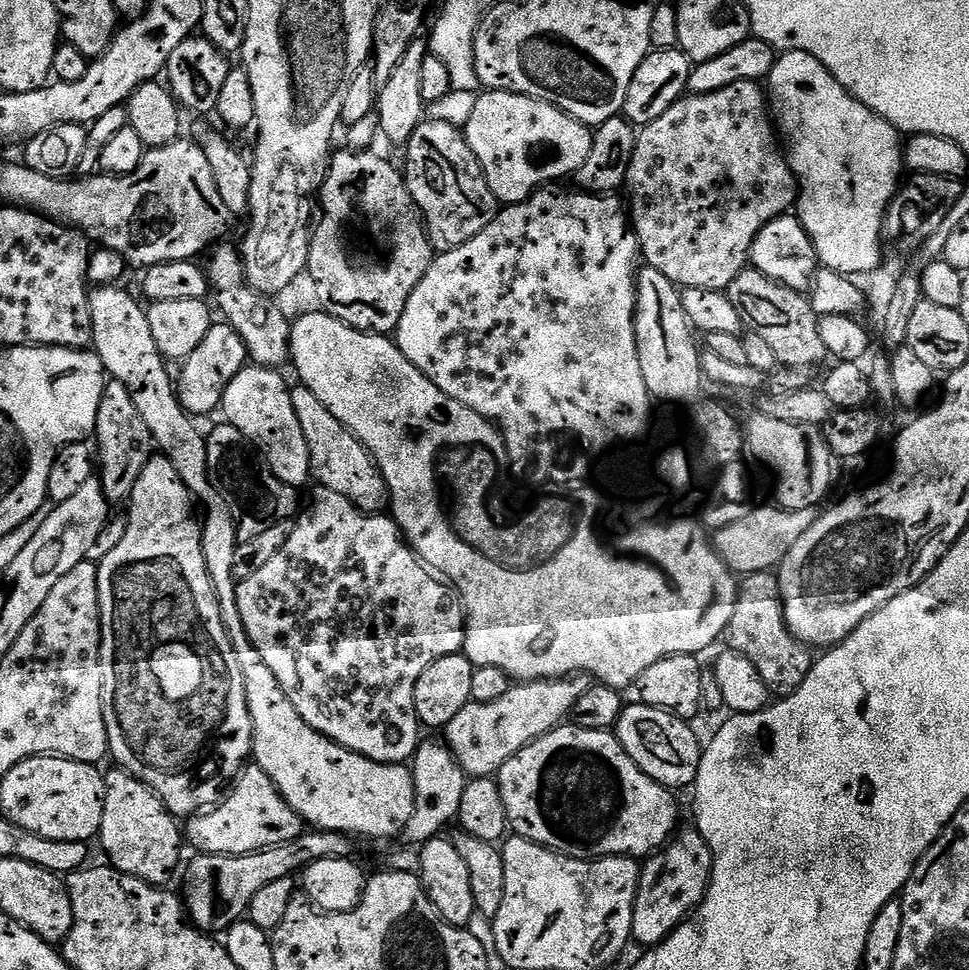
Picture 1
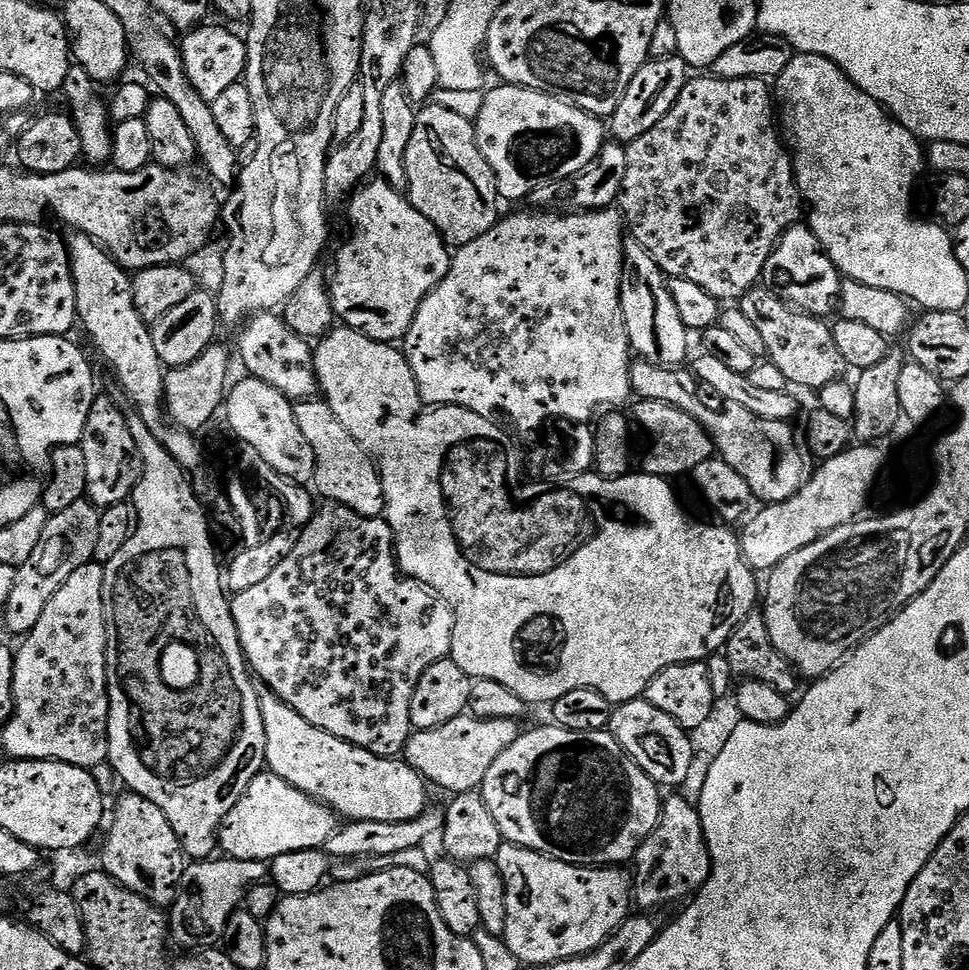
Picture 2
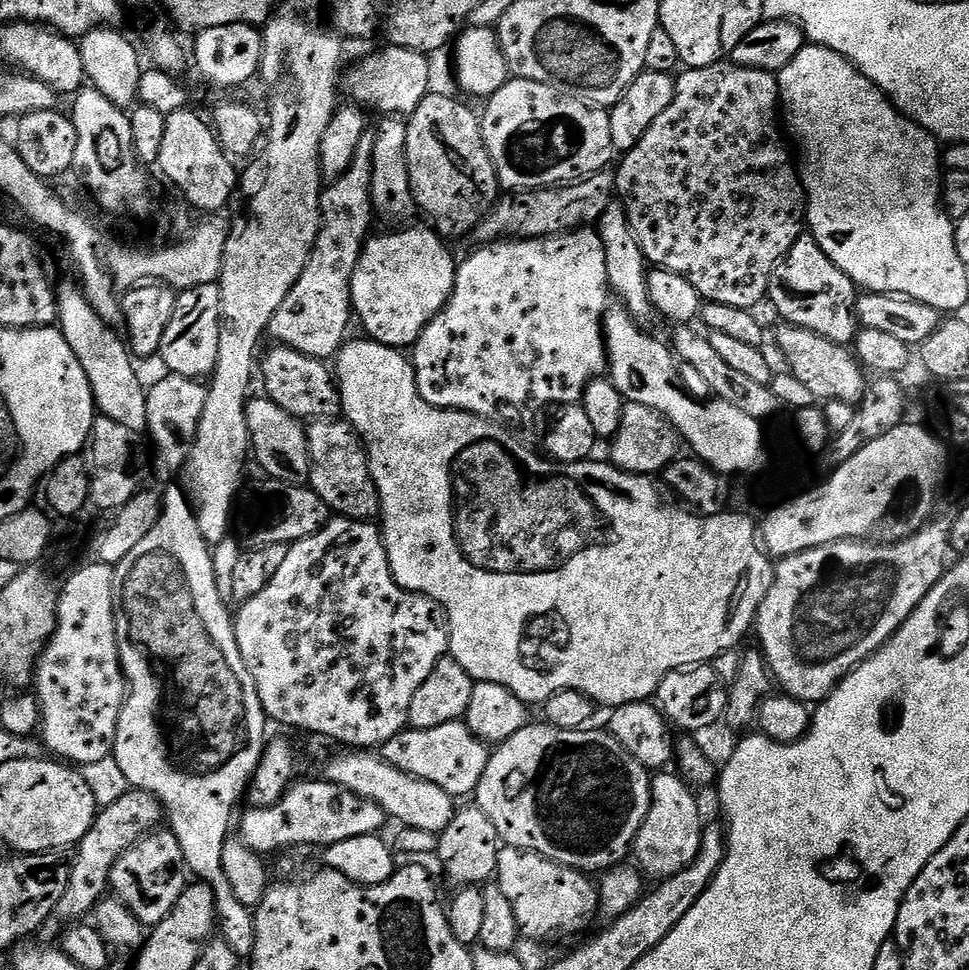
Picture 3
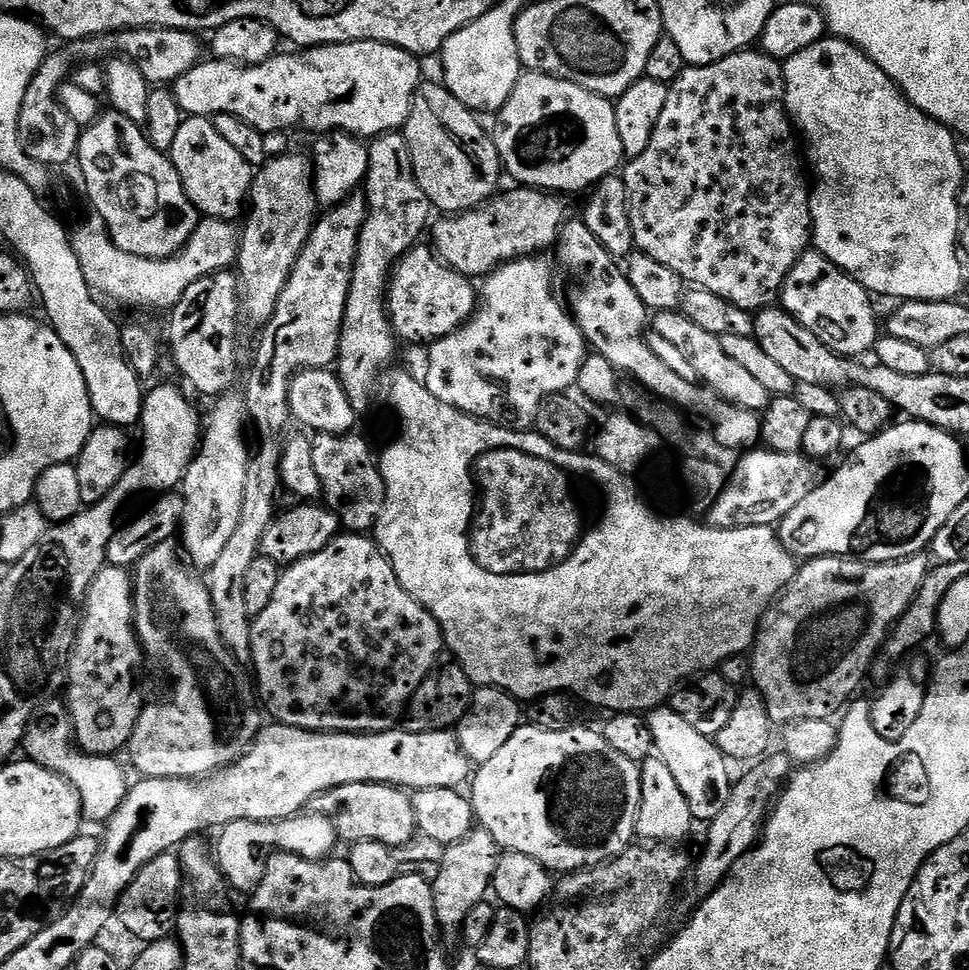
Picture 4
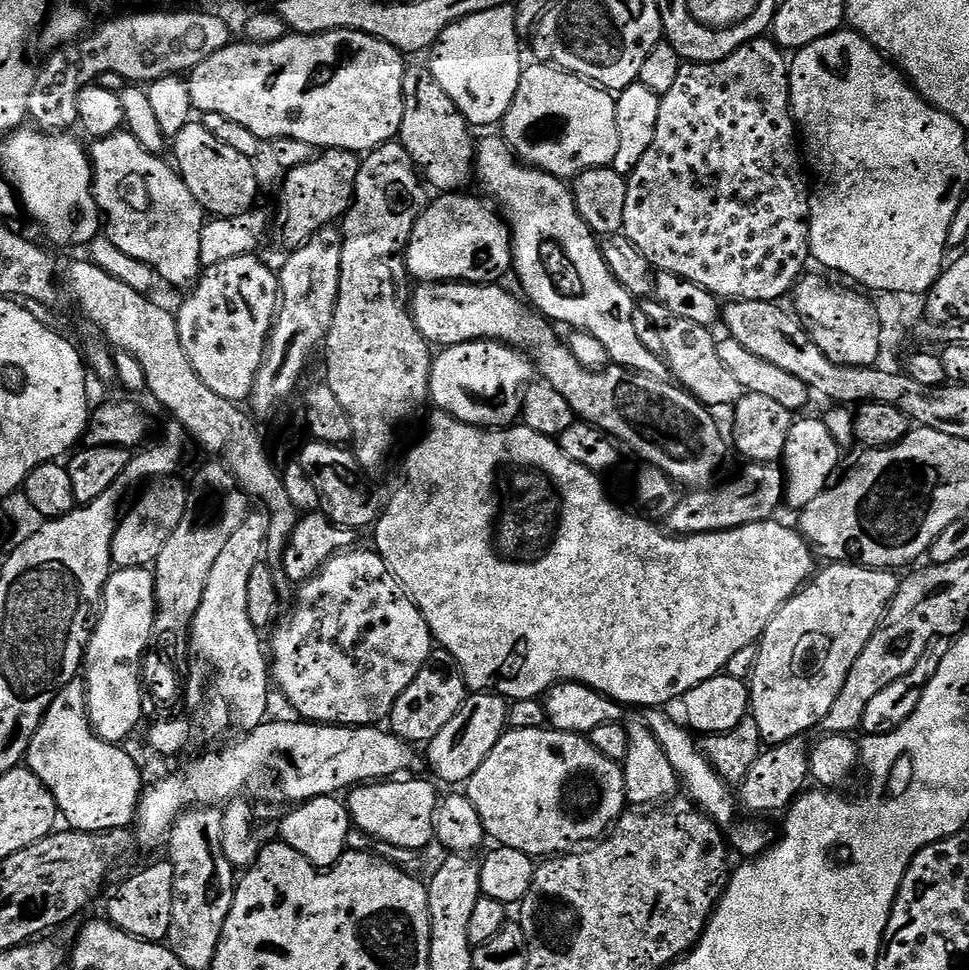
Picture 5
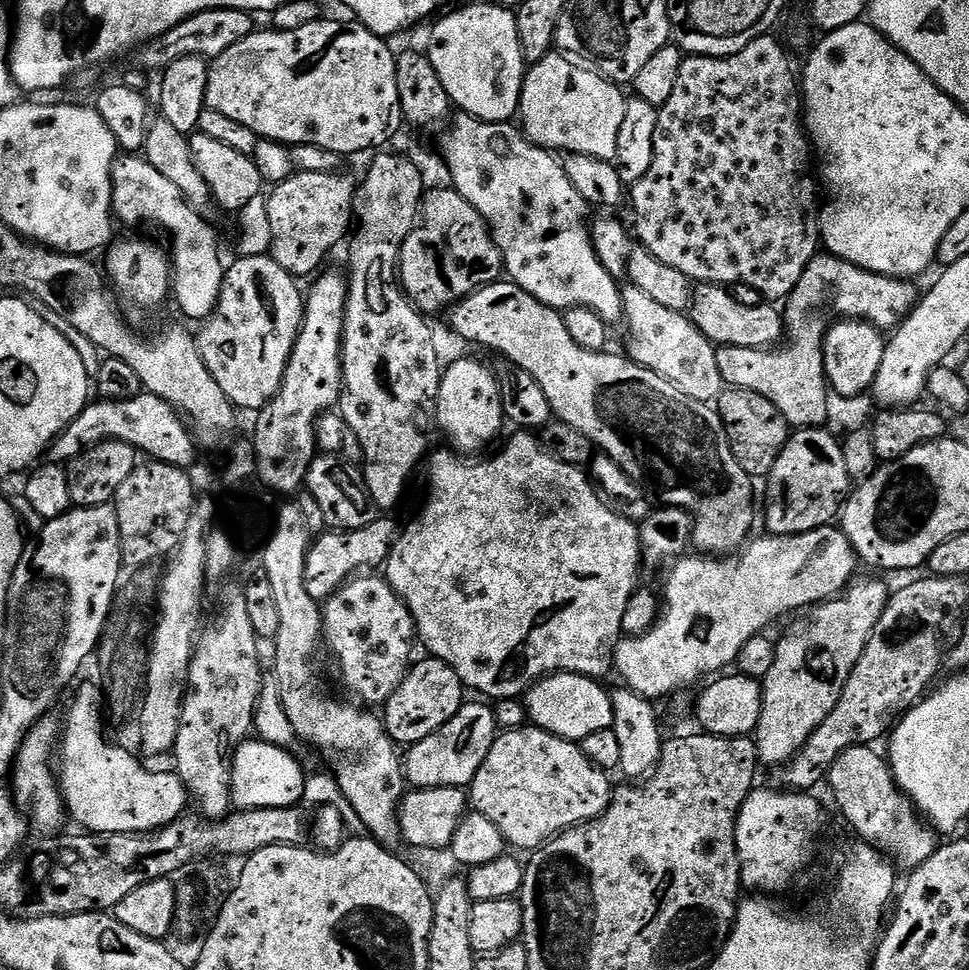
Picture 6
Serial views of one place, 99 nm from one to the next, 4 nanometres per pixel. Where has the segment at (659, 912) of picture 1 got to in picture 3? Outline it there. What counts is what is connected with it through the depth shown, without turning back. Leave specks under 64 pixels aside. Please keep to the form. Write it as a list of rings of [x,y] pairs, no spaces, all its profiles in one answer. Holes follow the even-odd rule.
[[[660,770],[651,777],[650,810],[632,843],[631,855],[636,856],[635,867],[652,882],[669,880],[674,874],[686,870],[686,866],[694,862],[702,842],[700,804],[696,801],[695,794],[683,784],[684,780],[673,772]]]

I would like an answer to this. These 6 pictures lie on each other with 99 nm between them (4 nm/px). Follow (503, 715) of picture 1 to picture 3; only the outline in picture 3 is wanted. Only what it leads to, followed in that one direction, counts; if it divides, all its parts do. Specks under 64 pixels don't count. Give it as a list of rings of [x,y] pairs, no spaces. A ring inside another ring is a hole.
[[[455,720],[446,722],[446,726],[433,728],[413,728],[394,734],[390,742],[382,746],[382,755],[390,766],[419,780],[434,782],[442,786],[453,798],[471,797],[488,765],[490,748],[485,741],[478,739],[470,731],[467,723]]]

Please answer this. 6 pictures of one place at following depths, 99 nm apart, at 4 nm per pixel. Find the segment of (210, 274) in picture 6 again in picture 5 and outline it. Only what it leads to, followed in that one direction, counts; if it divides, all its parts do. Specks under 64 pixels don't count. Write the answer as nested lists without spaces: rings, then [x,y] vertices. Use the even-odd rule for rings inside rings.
[[[121,130],[115,132],[112,136],[106,137],[105,140],[92,140],[90,144],[90,155],[92,157],[92,193],[96,196],[96,205],[100,207],[103,219],[106,221],[106,237],[110,242],[122,250],[122,254],[129,255],[130,258],[136,259],[140,263],[148,264],[153,269],[156,276],[161,281],[173,284],[176,288],[184,288],[188,290],[195,285],[196,281],[202,275],[202,232],[206,223],[206,213],[204,207],[198,202],[198,198],[194,198],[194,194],[190,194],[190,190],[186,190],[186,182],[181,178],[179,172],[171,163],[168,164],[163,159],[163,155],[146,150],[142,146],[142,142],[138,142],[138,138],[134,138],[131,132]]]

